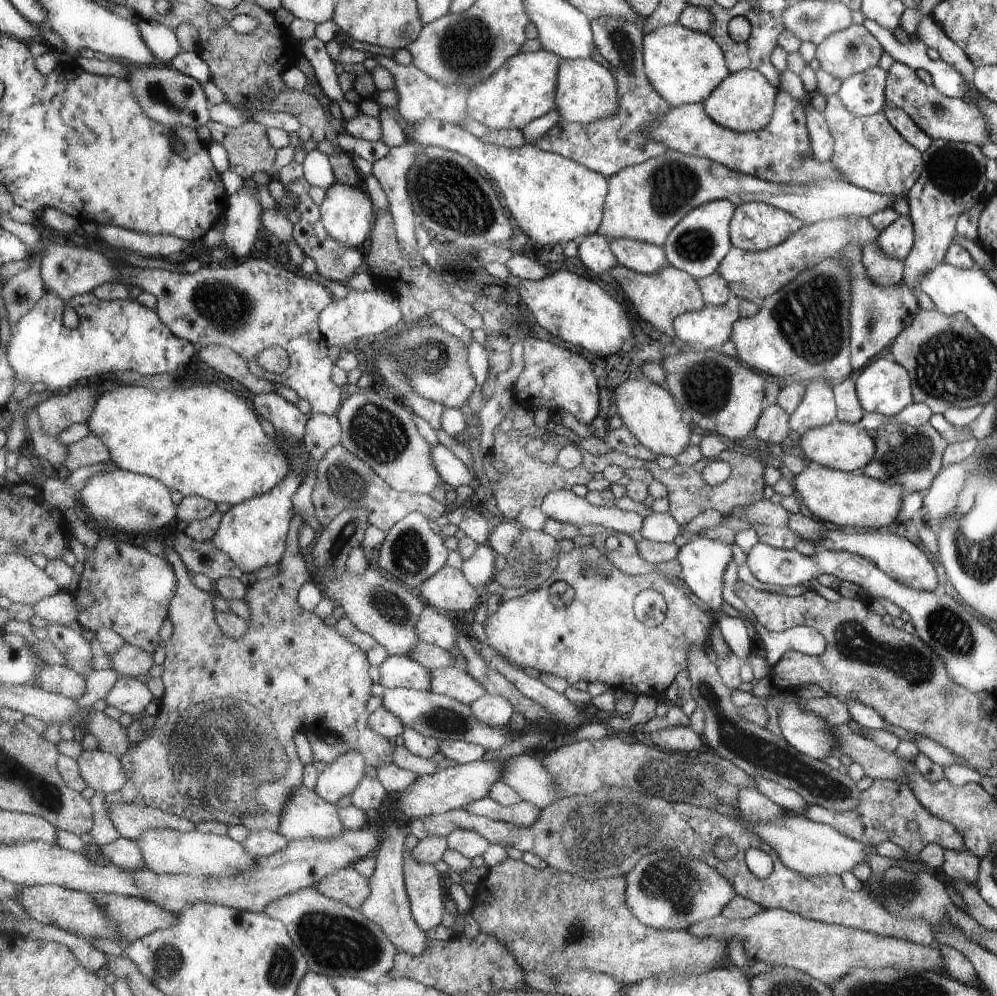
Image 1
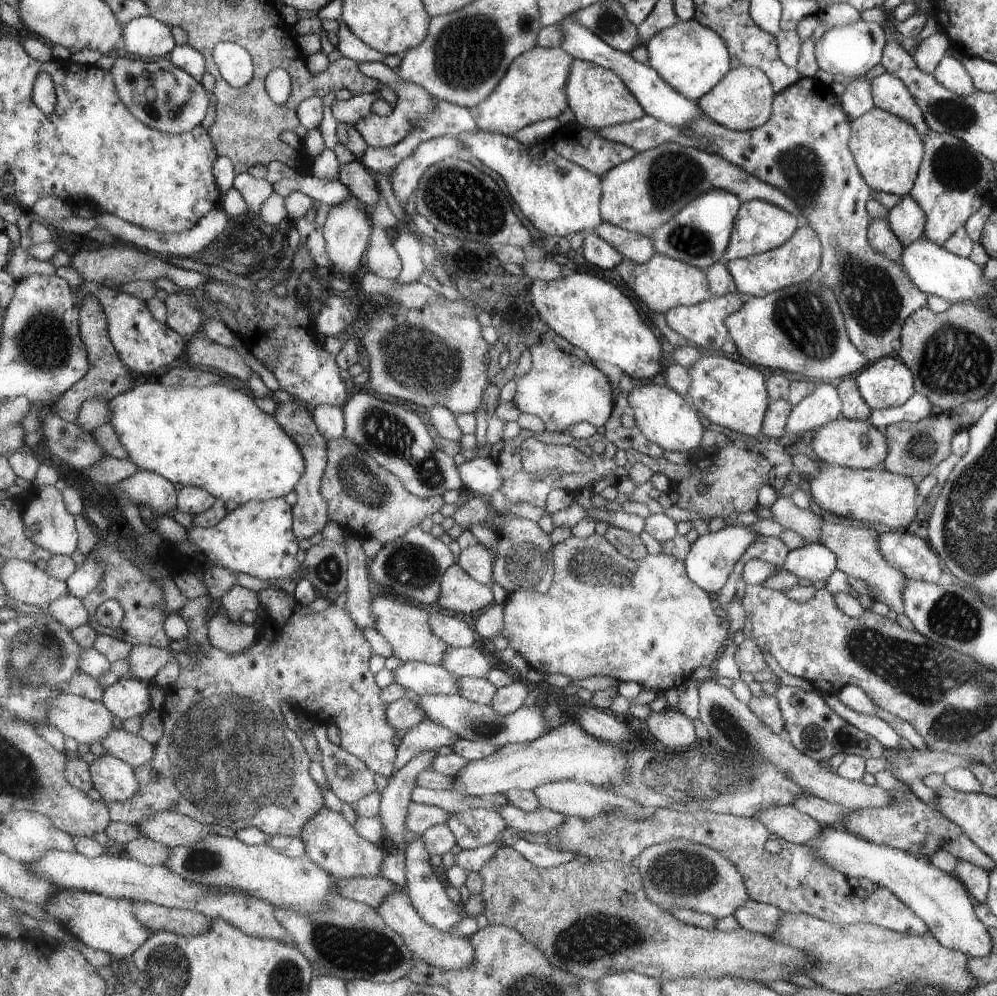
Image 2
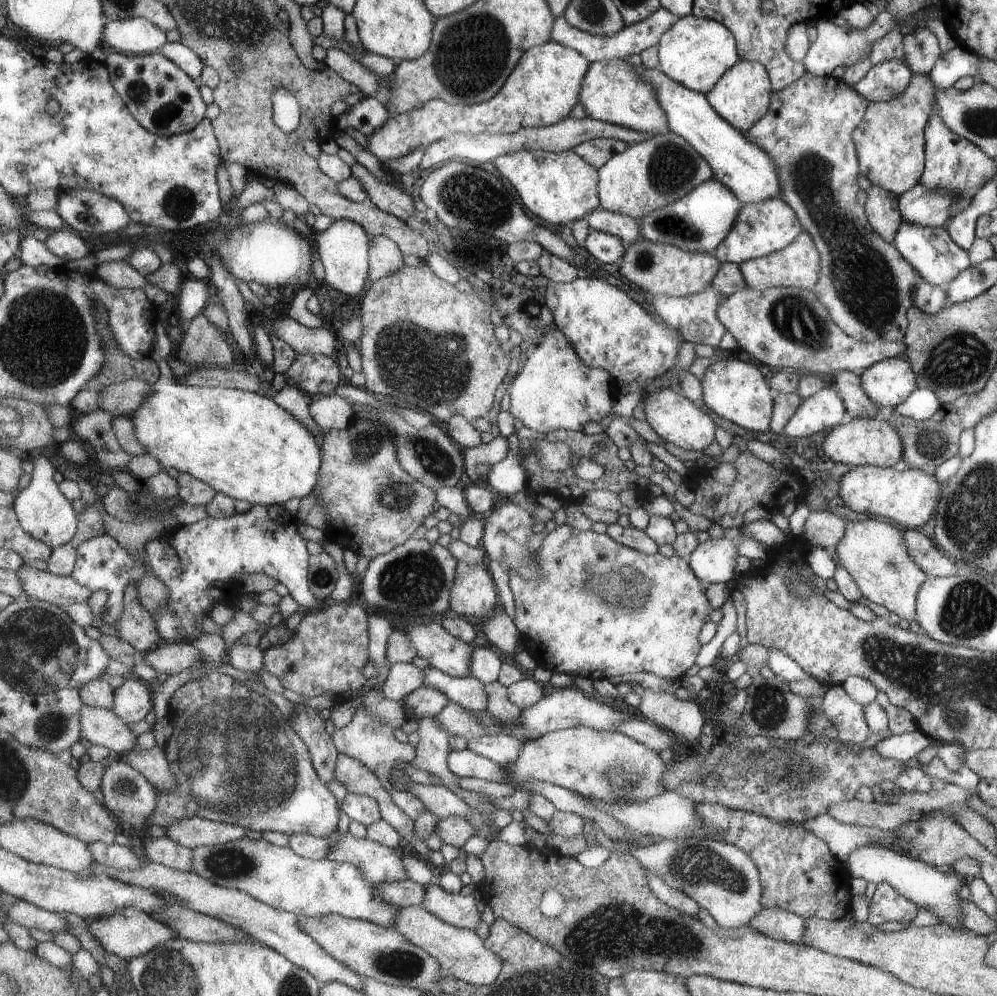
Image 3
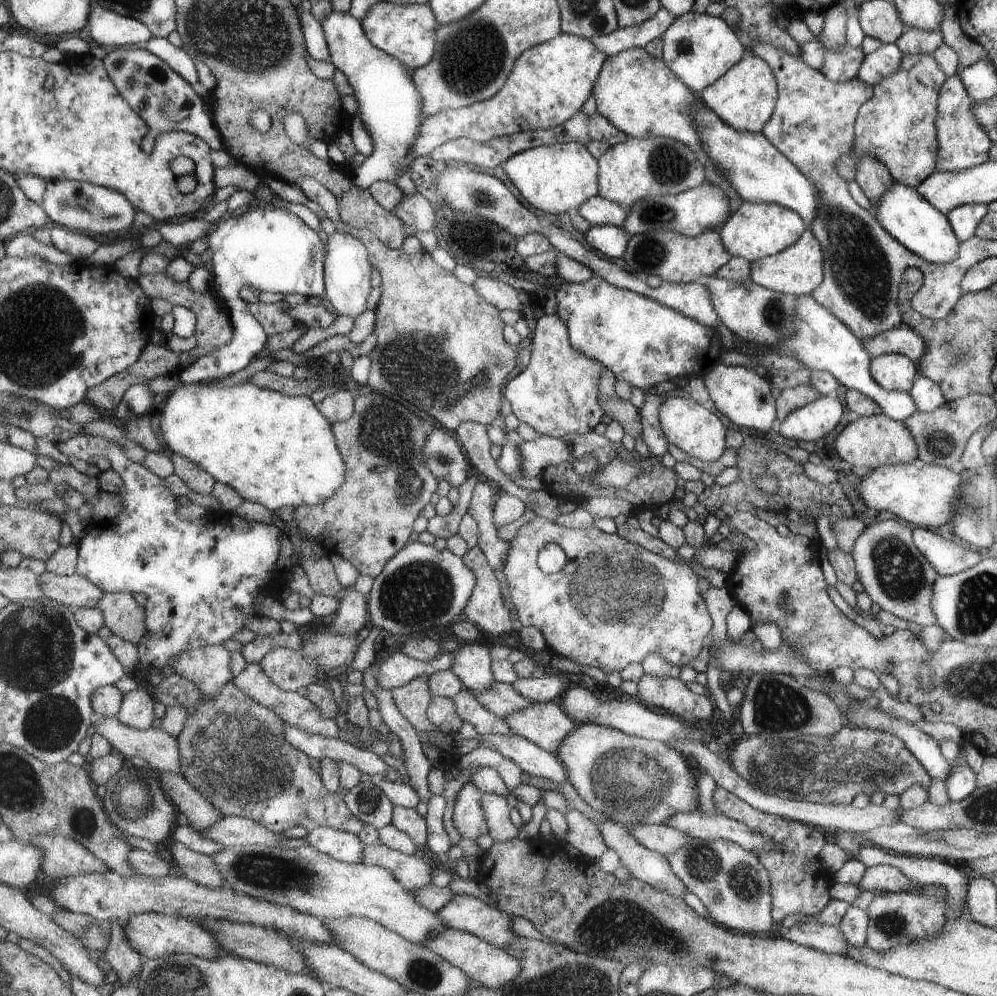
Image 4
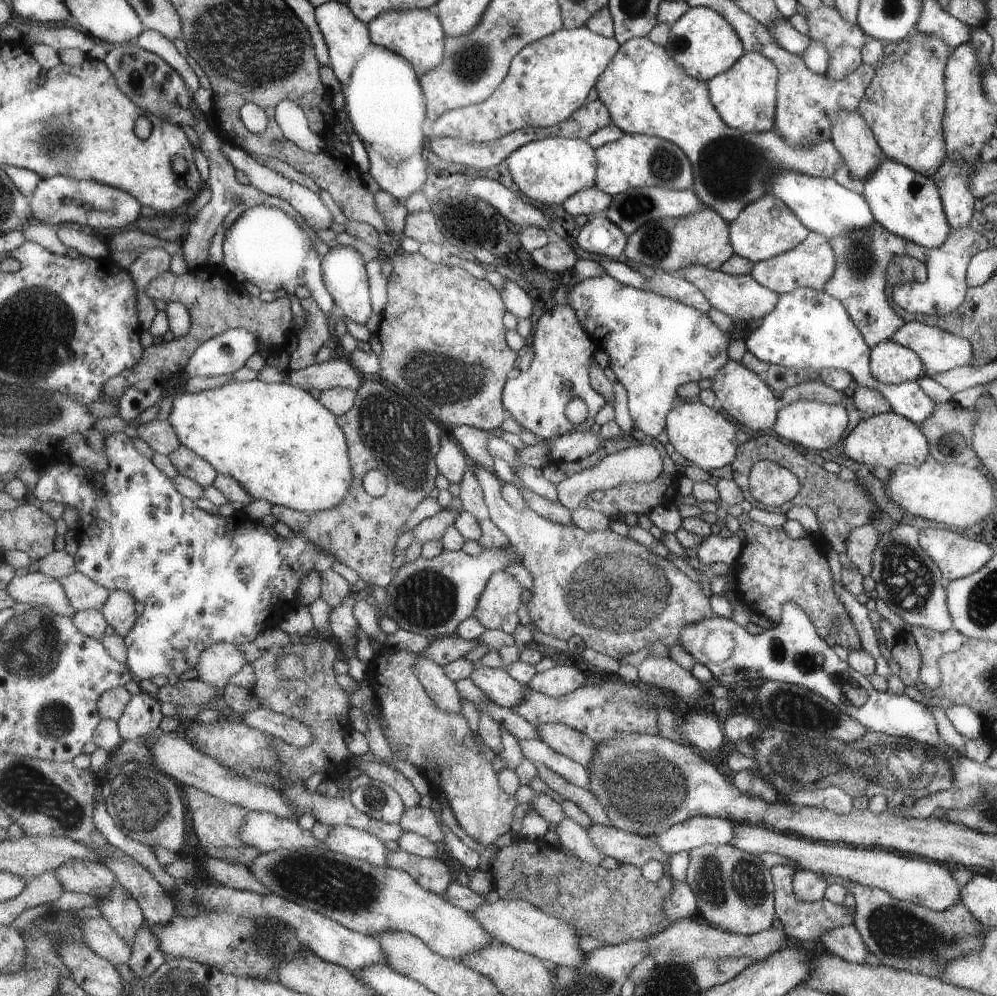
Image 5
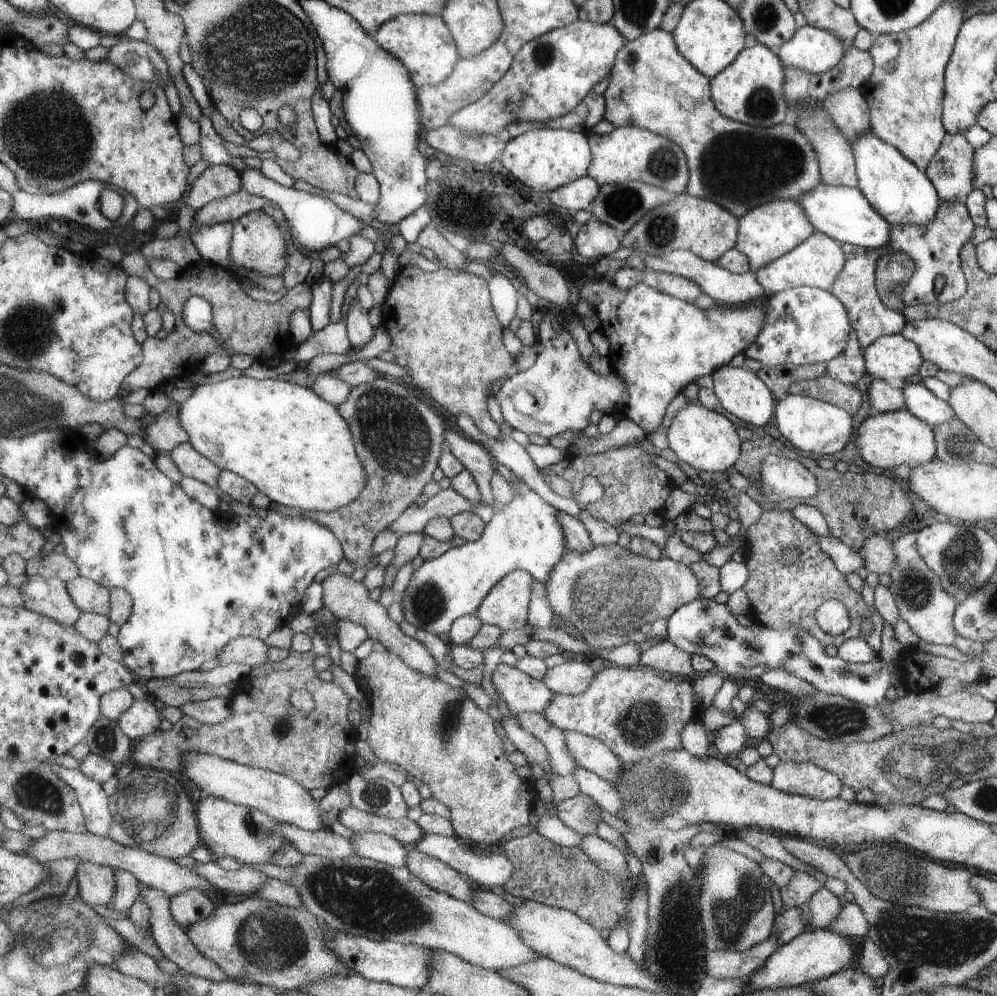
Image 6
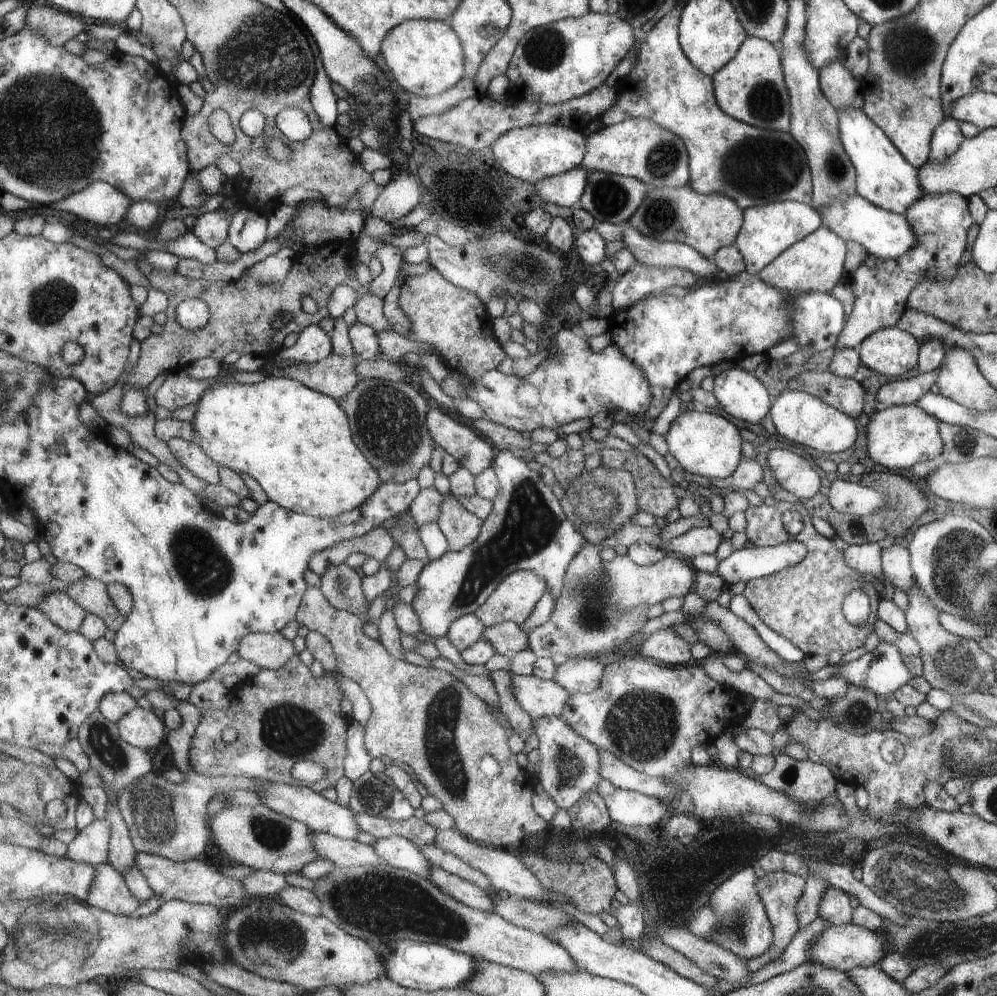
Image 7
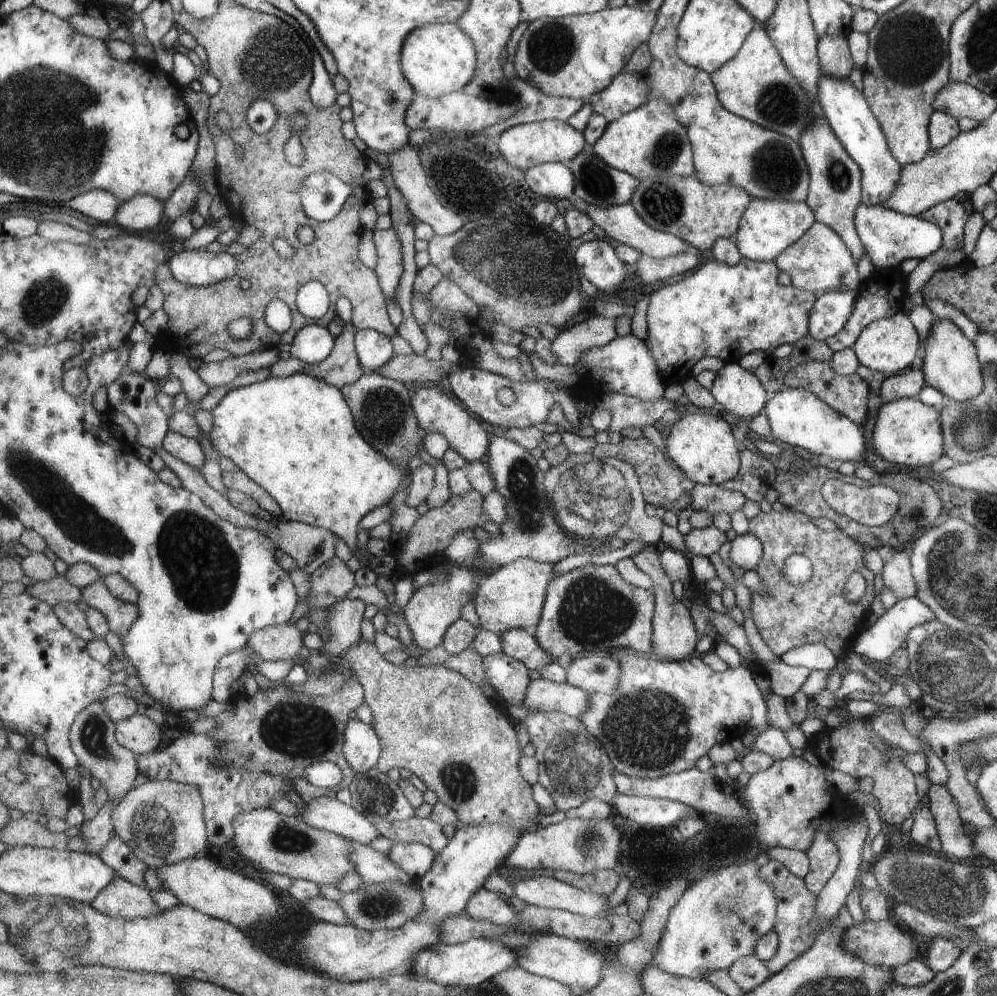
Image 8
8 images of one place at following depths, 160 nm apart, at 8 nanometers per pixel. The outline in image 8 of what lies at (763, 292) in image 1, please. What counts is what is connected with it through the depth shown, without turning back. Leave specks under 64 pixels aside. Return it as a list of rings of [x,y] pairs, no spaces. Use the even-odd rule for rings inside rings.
[[[816,221],[802,239],[791,244],[772,262],[778,266],[782,278],[786,282],[795,288],[817,295],[831,289],[845,287],[858,289],[859,284],[861,284],[856,274],[855,258],[841,236],[833,229]]]

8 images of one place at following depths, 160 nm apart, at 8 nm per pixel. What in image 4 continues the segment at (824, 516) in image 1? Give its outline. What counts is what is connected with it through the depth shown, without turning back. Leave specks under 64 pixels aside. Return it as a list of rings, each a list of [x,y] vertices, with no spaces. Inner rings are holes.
[[[915,458],[905,464],[877,465],[871,469],[871,472],[860,478],[855,488],[866,507],[873,508],[873,510],[887,510],[895,514],[897,518],[904,520],[905,523],[914,524],[916,527],[931,528],[931,526],[940,526],[949,522],[953,515],[953,502],[958,492],[961,491],[963,483],[962,474],[954,473],[948,467],[927,464]]]

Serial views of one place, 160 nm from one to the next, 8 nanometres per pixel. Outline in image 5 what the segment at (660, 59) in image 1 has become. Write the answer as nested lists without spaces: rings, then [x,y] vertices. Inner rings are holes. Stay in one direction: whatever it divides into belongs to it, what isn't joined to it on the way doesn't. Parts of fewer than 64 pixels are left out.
[[[705,6],[689,7],[677,18],[677,21],[671,25],[669,40],[664,48],[686,70],[686,74],[694,77],[695,80],[705,82],[727,71],[727,68],[736,63],[739,56],[745,52],[742,48],[742,40],[735,33],[734,26],[722,13]]]

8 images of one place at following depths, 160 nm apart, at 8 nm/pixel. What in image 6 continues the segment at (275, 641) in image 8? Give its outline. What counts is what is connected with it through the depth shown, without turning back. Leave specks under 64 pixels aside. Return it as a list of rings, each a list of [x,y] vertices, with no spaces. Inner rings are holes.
[[[242,635],[231,640],[218,654],[217,660],[220,665],[242,663],[255,667],[268,662],[267,652],[269,652],[269,646],[263,639]]]

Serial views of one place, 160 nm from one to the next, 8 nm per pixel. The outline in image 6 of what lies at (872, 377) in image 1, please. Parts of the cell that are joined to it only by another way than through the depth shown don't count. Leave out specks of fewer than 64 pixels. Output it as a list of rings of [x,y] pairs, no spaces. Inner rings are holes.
[[[899,333],[875,339],[863,349],[862,357],[866,372],[884,381],[913,376],[923,362],[918,346]]]

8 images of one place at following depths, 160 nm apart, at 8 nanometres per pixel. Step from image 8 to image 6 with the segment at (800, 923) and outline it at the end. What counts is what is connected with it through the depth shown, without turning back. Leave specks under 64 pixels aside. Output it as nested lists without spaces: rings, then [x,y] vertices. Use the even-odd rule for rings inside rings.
[[[795,871],[794,875],[790,877],[790,883],[786,887],[779,888],[781,908],[778,913],[775,912],[774,914],[780,915],[785,909],[806,903],[822,886],[814,877],[809,876],[807,873]],[[773,931],[762,943],[757,943],[743,952],[705,951],[706,975],[721,979],[751,975],[766,963],[779,946],[779,936]]]

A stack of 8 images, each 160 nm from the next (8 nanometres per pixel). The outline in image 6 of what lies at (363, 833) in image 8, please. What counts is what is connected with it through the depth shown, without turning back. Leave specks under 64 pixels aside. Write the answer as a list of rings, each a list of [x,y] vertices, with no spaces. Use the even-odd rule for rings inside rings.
[[[191,753],[185,756],[183,772],[202,795],[208,794],[238,805],[259,809],[279,823],[288,823],[305,831],[327,828],[321,820],[322,809],[319,809],[318,802],[311,796],[310,790],[292,777],[221,759],[208,753]]]

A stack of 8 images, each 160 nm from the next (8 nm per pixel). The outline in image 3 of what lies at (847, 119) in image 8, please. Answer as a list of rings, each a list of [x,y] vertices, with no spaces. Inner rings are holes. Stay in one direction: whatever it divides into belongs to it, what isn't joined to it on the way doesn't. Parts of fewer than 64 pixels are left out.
[[[902,222],[893,235],[892,244],[927,283],[944,289],[961,271],[971,266],[969,253],[951,240],[945,227],[920,227]]]

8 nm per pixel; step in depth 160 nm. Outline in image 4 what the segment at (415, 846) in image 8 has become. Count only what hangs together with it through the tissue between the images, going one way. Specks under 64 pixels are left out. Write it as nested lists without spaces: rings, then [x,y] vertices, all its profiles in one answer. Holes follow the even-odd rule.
[[[319,827],[308,832],[306,840],[313,848],[344,863],[362,862],[366,847],[357,834],[329,827]]]

